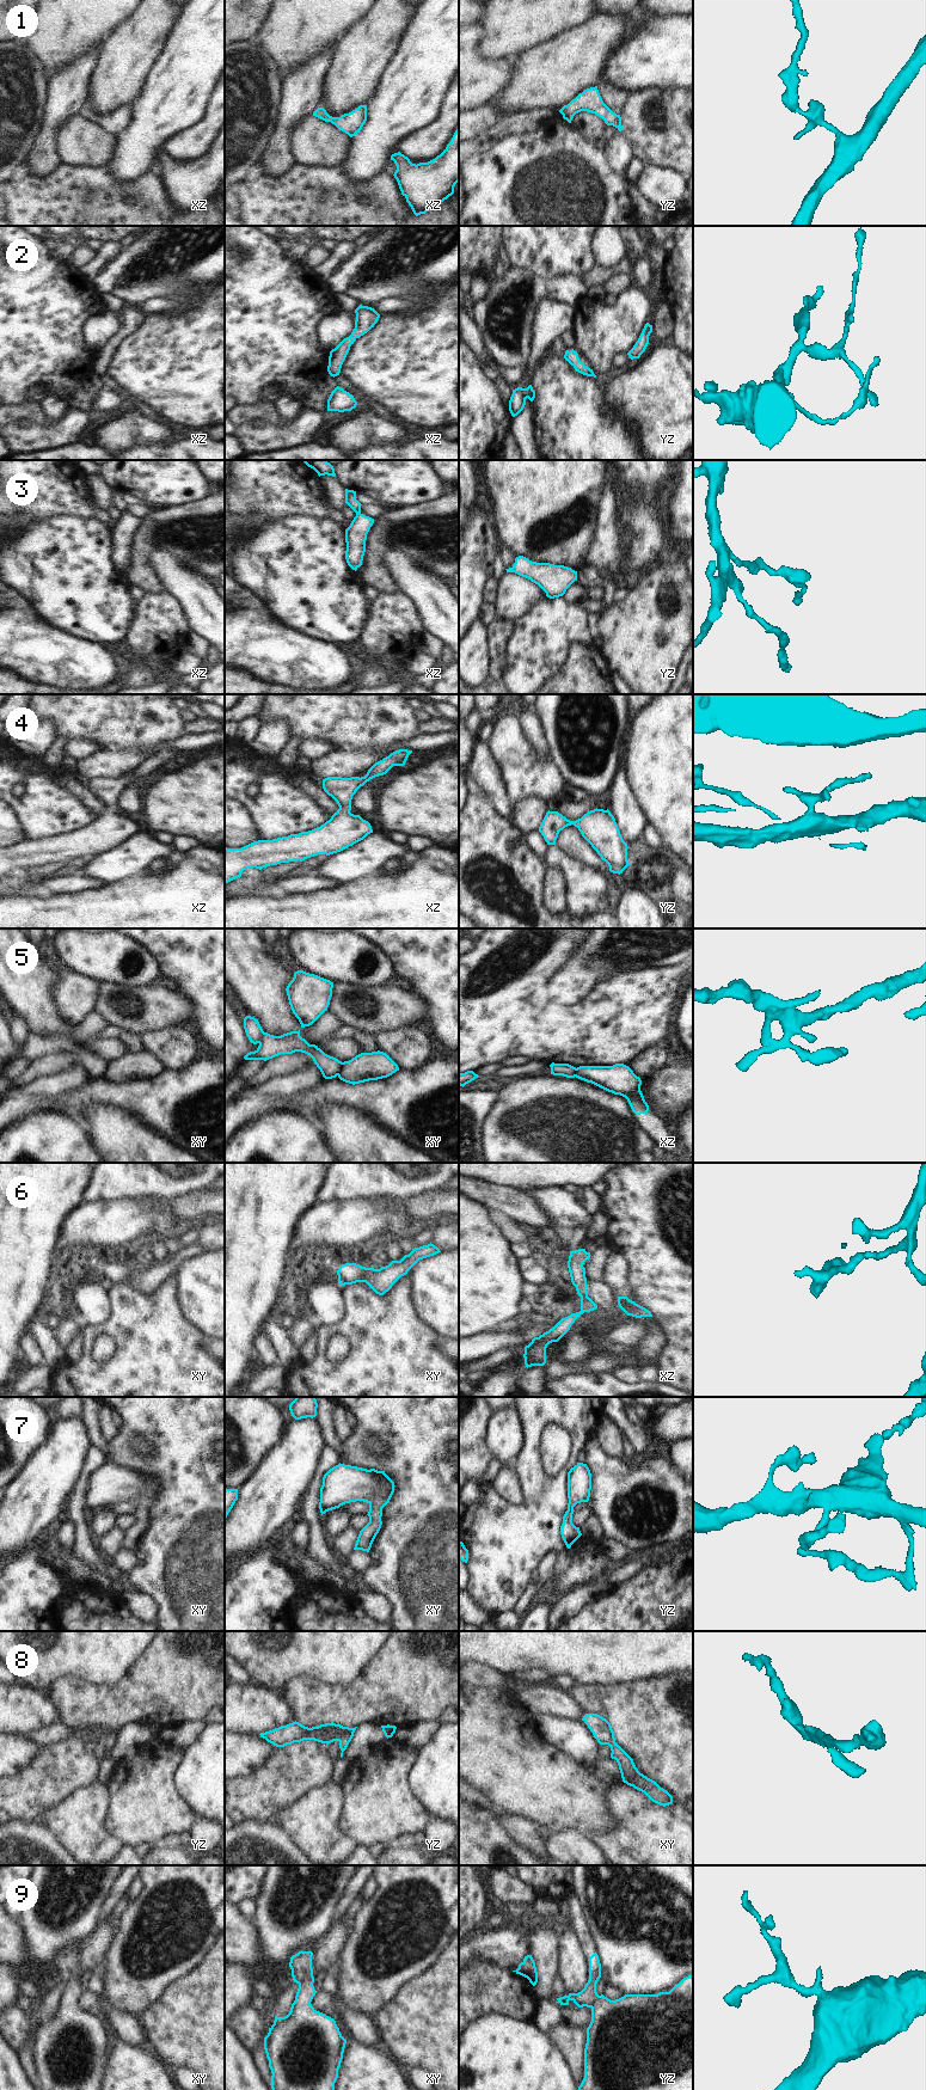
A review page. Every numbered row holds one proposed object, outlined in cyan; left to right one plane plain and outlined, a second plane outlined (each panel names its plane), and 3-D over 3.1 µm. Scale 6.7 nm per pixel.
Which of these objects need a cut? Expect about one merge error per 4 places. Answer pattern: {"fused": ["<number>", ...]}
{"fused": ["5"]}

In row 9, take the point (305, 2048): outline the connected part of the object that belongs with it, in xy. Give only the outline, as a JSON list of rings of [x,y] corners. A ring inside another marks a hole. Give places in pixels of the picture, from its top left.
[[[299,1951],[290,1957],[289,1967],[299,1985],[290,2011],[284,2017],[275,2016],[274,2024],[264,2037],[264,2049],[271,2070],[272,2090],[335,2090],[347,2040],[336,2021],[317,2011],[311,2002],[315,1996],[312,1951]]]

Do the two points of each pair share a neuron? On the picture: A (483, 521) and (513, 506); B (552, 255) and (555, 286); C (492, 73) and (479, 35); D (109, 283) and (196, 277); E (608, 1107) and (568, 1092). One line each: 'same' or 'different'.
A: different
B: different
C: same
D: same
E: same

